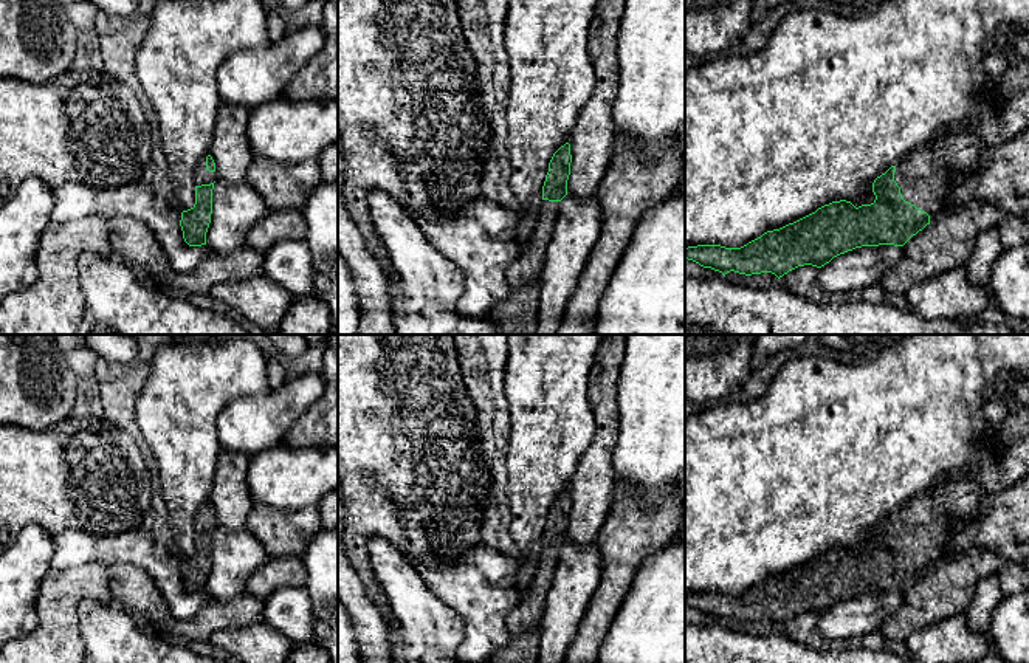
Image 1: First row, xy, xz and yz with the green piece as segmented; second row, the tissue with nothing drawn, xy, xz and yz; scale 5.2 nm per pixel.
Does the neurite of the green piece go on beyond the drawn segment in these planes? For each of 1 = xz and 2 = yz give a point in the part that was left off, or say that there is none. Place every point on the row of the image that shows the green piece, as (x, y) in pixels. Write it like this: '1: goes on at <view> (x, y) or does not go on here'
1: goes on at xz (526, 270)
2: goes on at yz (922, 175)

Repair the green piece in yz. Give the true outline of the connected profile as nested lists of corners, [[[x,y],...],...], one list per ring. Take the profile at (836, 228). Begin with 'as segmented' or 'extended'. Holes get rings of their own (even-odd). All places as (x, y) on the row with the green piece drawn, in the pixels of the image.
extended | [[[970,130],[945,135],[934,144],[913,150],[877,177],[872,183],[876,200],[871,204],[855,208],[846,200],[832,201],[793,223],[764,232],[741,248],[721,245],[688,246],[685,248],[685,259],[724,276],[730,271],[745,276],[772,273],[779,279],[798,266],[812,265],[821,268],[834,257],[855,248],[903,246],[913,235],[930,225],[930,218],[947,203],[950,180],[956,175],[964,177],[979,172],[986,155],[993,147],[984,144]]]

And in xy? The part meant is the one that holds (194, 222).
extended | [[[212,156],[201,158],[194,172],[195,204],[183,211],[180,220],[183,239],[189,246],[206,245],[206,232],[212,214],[212,189],[217,178]]]

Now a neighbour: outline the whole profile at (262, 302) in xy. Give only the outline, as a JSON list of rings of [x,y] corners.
[[[263,274],[214,287],[211,296],[262,330],[277,332],[294,294]]]

